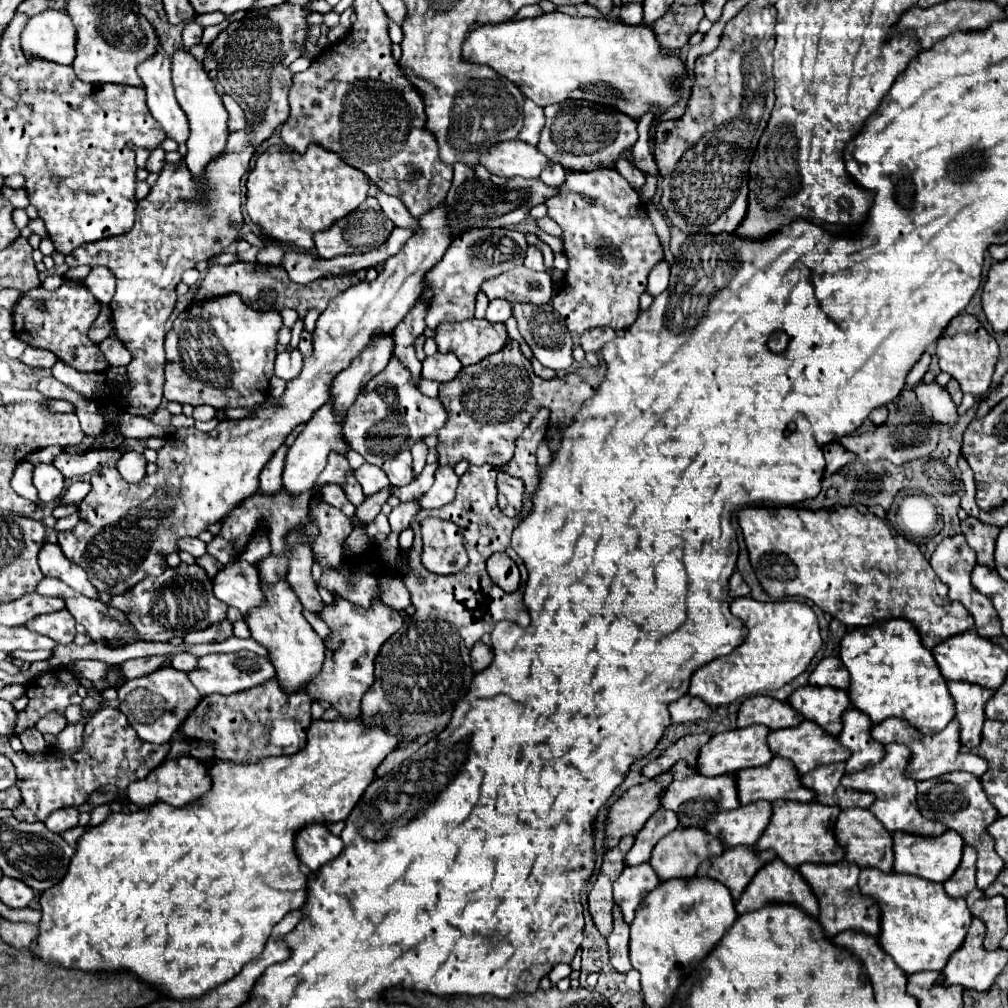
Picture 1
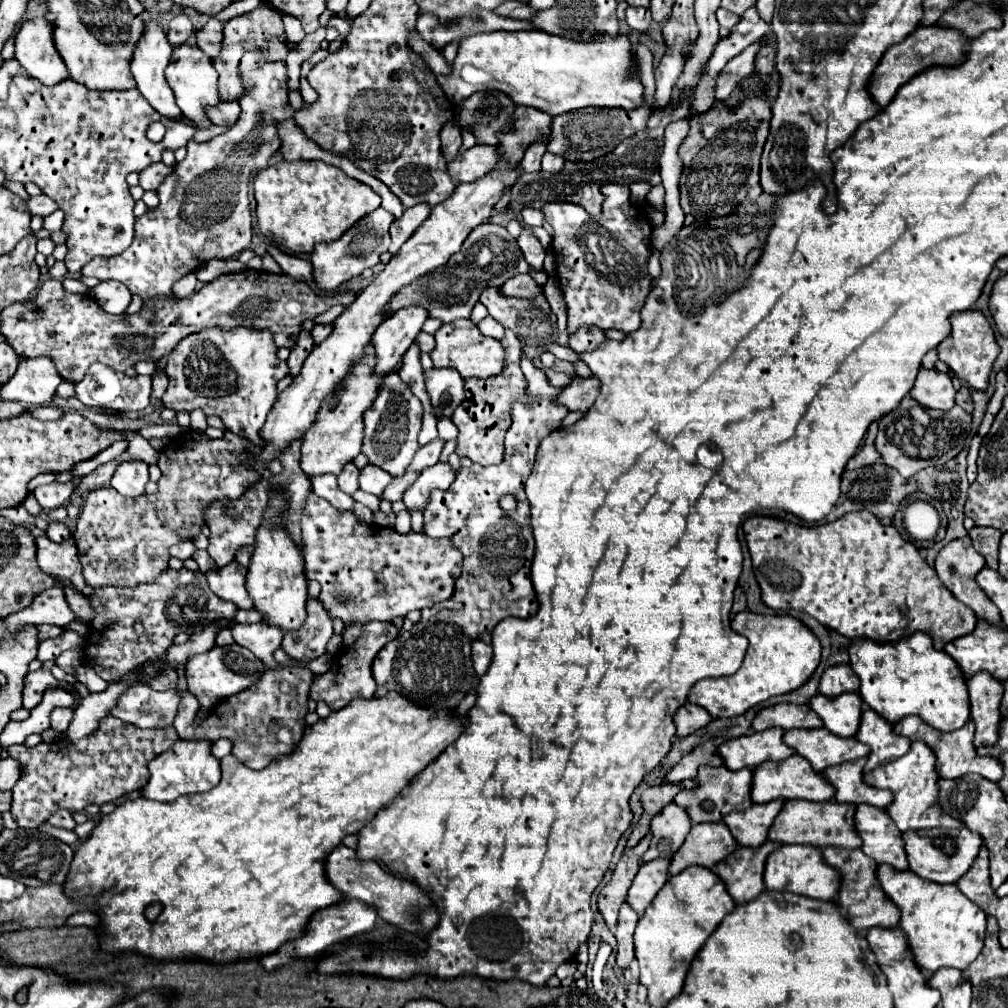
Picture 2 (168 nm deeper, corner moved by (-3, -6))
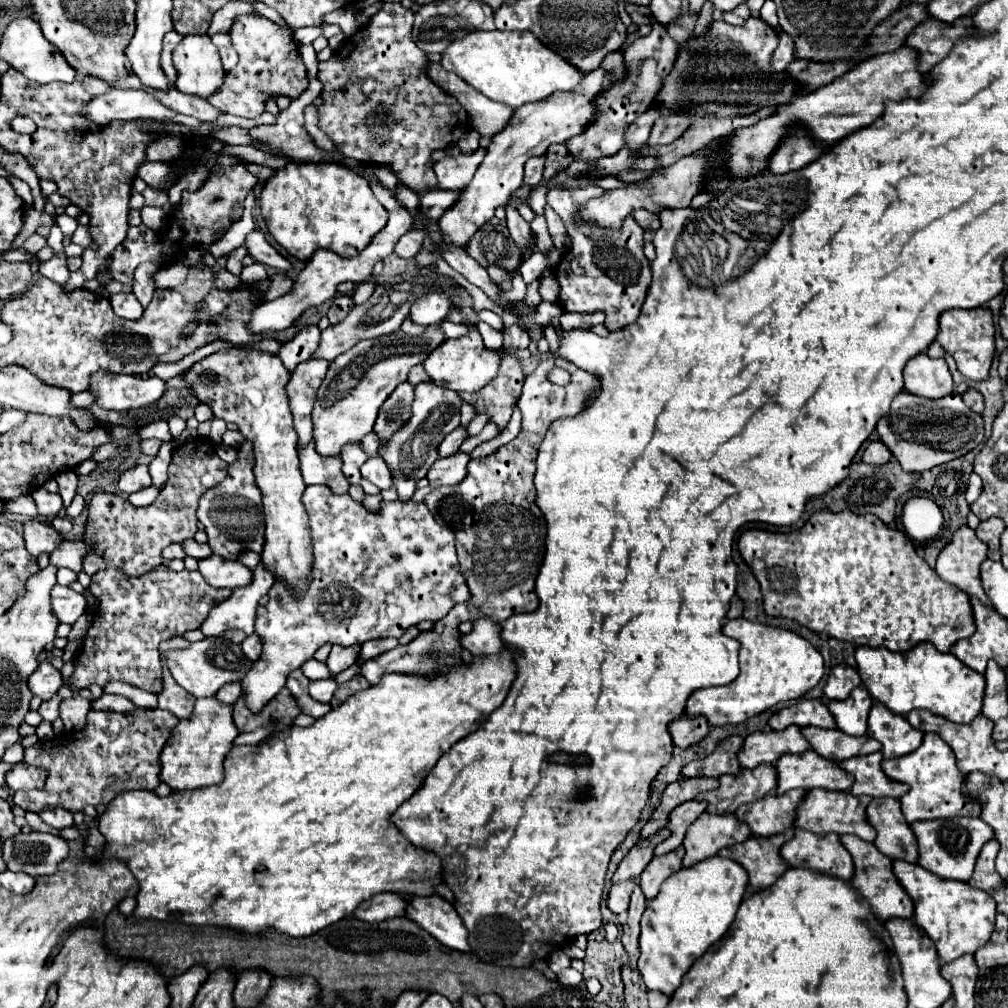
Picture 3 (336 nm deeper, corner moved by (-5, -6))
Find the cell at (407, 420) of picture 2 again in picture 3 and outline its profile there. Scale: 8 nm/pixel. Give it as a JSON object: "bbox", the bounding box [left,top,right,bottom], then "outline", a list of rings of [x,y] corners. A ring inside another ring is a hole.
{"bbox":[373,382,413,442],"outline":[[[409,382],[399,384],[393,390],[393,394],[383,402],[375,428],[373,428],[379,434],[381,442],[389,440],[389,436],[393,436],[393,432],[397,432],[397,428],[401,428],[401,424],[405,424],[405,420],[409,418],[411,402],[413,402],[413,386]]]}

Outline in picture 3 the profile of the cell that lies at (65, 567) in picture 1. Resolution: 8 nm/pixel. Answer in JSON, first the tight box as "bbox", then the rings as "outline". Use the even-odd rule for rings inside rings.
{"bbox":[23,520,63,556],"outline":[[[29,520],[23,524],[25,528],[25,534],[23,534],[23,540],[27,544],[27,550],[33,554],[33,556],[39,556],[41,552],[53,552],[61,542],[63,542],[63,536],[55,532],[53,526],[49,524],[43,524],[43,522],[37,522],[37,520]]]}

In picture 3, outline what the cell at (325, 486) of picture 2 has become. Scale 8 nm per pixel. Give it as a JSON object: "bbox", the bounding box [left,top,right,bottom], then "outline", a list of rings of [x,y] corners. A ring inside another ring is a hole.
{"bbox":[299,440,349,494],"outline":[[[311,440],[299,448],[301,474],[305,484],[327,484],[335,494],[345,494],[349,482],[341,472],[341,456],[321,456]]]}

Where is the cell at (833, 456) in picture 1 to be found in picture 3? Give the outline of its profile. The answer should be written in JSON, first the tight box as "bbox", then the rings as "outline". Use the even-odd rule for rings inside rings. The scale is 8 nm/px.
{"bbox":[863,442,891,464],"outline":[[[871,442],[869,446],[867,446],[867,450],[863,452],[863,462],[867,462],[867,464],[887,464],[889,460],[891,460],[891,452],[889,452],[889,448],[883,444],[883,442]]]}

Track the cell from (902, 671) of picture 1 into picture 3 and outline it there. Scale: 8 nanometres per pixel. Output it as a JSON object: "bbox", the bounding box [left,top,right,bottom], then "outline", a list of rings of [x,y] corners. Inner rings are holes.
{"bbox":[855,644,985,722],"outline":[[[917,644],[913,650],[897,654],[885,648],[859,646],[855,650],[857,672],[871,692],[873,700],[885,704],[895,714],[907,714],[915,708],[931,710],[951,722],[969,722],[981,714],[985,676],[965,668],[953,654],[937,652],[931,644]]]}

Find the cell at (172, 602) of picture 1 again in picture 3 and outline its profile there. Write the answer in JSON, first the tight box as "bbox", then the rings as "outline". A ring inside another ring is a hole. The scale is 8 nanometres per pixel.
{"bbox":[67,566,231,694],"outline":[[[157,566],[145,576],[137,576],[137,578],[127,576],[119,568],[105,568],[93,576],[89,590],[97,598],[97,612],[91,628],[83,638],[81,652],[73,660],[75,670],[67,678],[67,682],[77,688],[89,688],[91,684],[99,684],[101,688],[105,688],[107,682],[119,680],[119,682],[129,682],[133,686],[139,686],[153,694],[161,692],[163,668],[159,664],[159,644],[171,636],[177,636],[177,634],[181,636],[189,630],[199,628],[207,618],[209,610],[231,596],[229,588],[221,588],[221,590],[211,588],[199,572],[189,572],[189,570],[173,572],[167,566]]]}

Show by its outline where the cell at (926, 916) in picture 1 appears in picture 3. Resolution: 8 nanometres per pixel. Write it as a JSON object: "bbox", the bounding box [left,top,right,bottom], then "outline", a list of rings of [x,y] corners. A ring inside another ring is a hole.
{"bbox":[893,860,995,964],"outline":[[[905,860],[893,862],[893,872],[899,878],[901,886],[915,902],[915,922],[927,936],[935,942],[937,954],[943,964],[963,956],[975,954],[977,948],[987,944],[993,928],[995,928],[995,900],[983,890],[969,886],[967,882],[959,880],[945,880],[935,876],[933,872],[921,868],[919,864],[909,864]]]}

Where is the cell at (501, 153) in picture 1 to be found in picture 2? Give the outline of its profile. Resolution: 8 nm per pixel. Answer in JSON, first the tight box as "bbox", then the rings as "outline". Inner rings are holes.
{"bbox":[447,146,501,182],"outline":[[[473,146],[463,156],[457,156],[447,168],[455,182],[475,182],[497,168],[501,160],[495,146]]]}

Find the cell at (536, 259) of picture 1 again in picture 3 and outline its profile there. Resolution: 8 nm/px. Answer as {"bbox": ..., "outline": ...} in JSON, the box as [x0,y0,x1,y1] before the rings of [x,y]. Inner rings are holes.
{"bbox":[505,204,533,250],"outline":[[[507,204],[505,206],[505,212],[507,212],[507,228],[509,228],[509,234],[511,238],[515,240],[515,244],[525,250],[525,248],[533,248],[533,230],[529,228],[529,222],[521,220],[517,208],[513,204]]]}

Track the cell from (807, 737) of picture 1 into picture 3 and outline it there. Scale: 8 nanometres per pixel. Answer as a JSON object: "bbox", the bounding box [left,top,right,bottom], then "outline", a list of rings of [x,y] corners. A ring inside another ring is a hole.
{"bbox":[801,726,881,762],"outline":[[[807,726],[801,732],[817,754],[833,762],[843,762],[853,756],[873,754],[881,750],[881,744],[873,740],[871,736],[855,738],[855,736],[847,736],[841,730],[825,730],[825,728],[815,728],[815,726]]]}

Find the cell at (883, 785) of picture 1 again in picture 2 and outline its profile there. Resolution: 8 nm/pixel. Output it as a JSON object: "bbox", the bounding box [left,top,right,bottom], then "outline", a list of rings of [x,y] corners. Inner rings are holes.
{"bbox":[863,744,943,832],"outline":[[[911,744],[909,752],[901,756],[899,760],[881,764],[879,768],[867,772],[863,776],[863,782],[873,788],[885,788],[893,792],[893,802],[885,808],[889,818],[897,824],[901,832],[905,830],[925,830],[925,828],[939,828],[943,824],[943,814],[937,804],[937,782],[939,776],[935,776],[935,756],[931,756],[931,750],[925,744]]]}

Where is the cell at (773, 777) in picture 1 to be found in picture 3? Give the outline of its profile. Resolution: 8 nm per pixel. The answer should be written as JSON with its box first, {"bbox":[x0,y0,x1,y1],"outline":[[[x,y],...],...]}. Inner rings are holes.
{"bbox":[775,750,853,794],"outline":[[[805,750],[801,754],[783,754],[777,764],[779,782],[775,794],[785,794],[793,788],[813,790],[849,790],[853,786],[853,776],[839,768],[839,764],[819,756],[815,750]]]}

